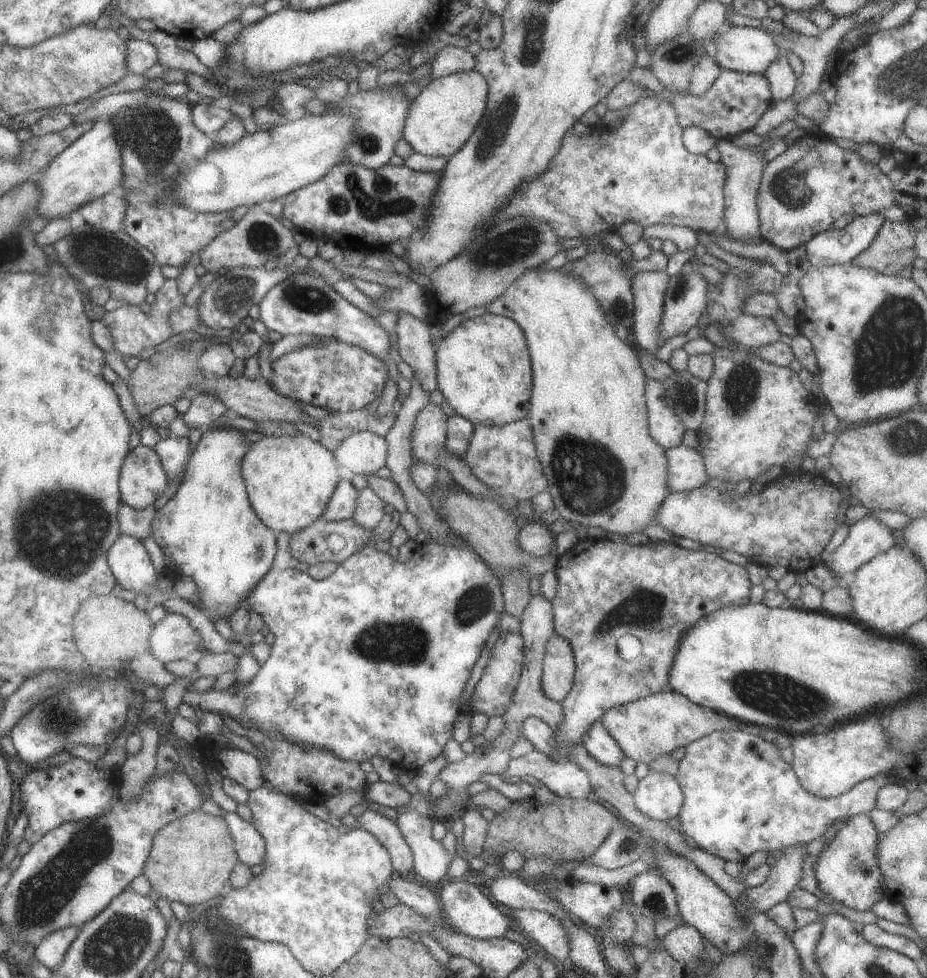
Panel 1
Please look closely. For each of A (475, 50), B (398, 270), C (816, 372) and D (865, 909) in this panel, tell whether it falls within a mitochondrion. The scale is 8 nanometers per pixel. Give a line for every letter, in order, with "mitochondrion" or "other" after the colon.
A: other
B: other
C: other
D: other

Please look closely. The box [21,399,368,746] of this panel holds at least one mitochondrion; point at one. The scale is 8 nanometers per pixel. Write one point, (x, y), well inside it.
(62, 719)

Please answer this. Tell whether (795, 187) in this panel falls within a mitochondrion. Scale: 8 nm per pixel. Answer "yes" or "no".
yes

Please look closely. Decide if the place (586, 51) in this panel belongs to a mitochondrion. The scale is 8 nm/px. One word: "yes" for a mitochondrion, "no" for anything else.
no

